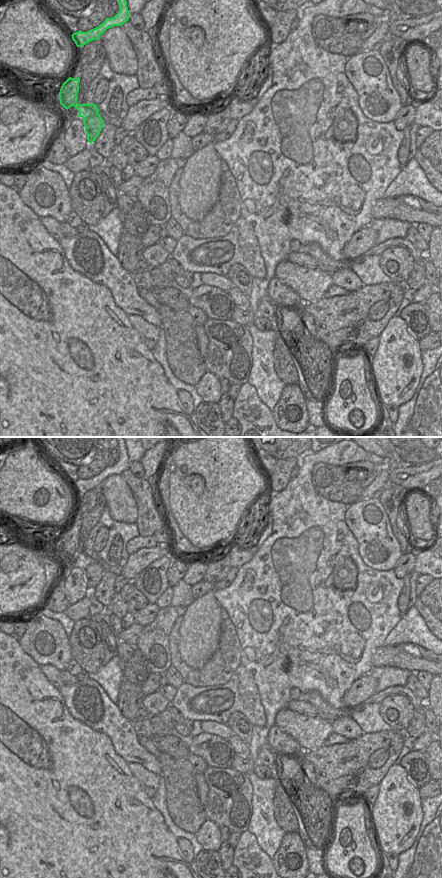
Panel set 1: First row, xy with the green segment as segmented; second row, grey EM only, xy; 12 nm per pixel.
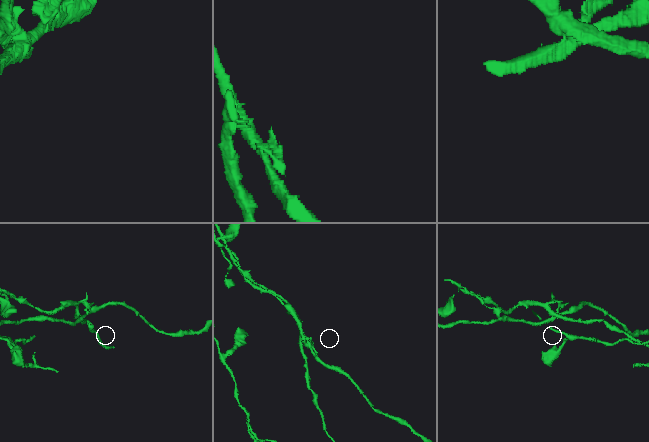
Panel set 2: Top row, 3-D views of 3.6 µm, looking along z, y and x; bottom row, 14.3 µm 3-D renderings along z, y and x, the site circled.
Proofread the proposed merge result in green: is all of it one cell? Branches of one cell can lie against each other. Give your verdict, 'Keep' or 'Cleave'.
Cleave

